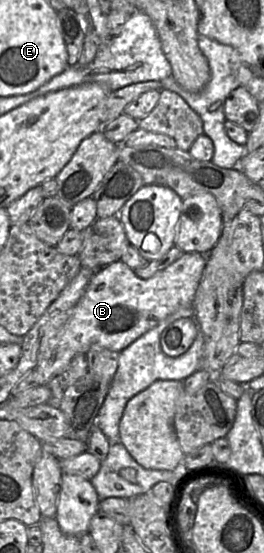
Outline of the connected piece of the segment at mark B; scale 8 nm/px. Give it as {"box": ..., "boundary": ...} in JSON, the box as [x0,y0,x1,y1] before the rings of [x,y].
{"box":[33,253,206,386],"boundary":[[[184,253],[153,277],[143,279],[122,261],[98,270],[64,328],[59,344],[50,345],[43,360],[33,370],[35,386],[49,381],[68,369],[79,354],[86,354],[92,345],[121,352],[169,315],[183,308],[193,308],[193,302],[206,264],[206,255]]]}

